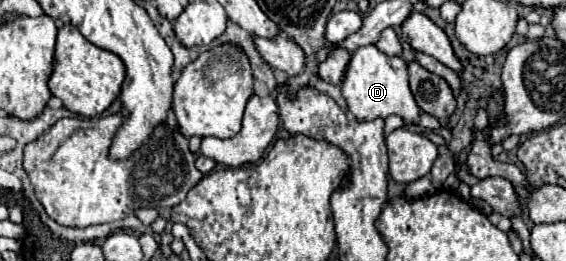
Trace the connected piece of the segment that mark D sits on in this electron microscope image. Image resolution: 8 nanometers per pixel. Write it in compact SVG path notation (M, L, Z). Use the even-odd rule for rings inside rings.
M374 45L360 47L346 69L342 81L342 95L348 103L348 111L358 121L372 121L376 117L386 119L388 115L398 115L406 125L416 125L420 121L420 107L414 101L414 95L408 87L406 61L402 57L386 57Z

